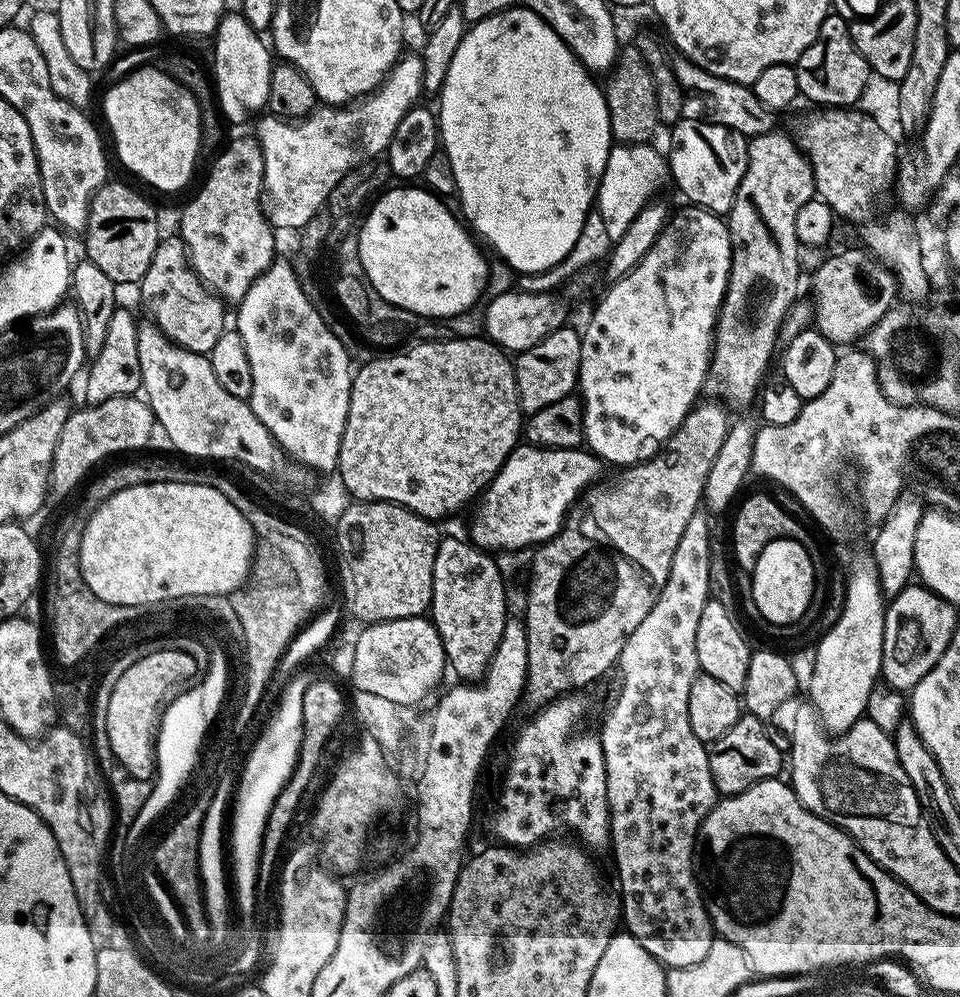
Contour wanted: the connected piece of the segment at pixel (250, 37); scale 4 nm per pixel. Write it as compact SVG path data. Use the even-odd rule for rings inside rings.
M227 13L220 20L212 38L214 42L214 70L212 78L218 107L227 123L242 124L258 108L268 102L270 74L274 58L265 39L246 22L243 13Z

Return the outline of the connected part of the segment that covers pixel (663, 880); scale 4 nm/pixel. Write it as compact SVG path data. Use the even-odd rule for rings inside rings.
M697 510L694 518L686 522L686 530L682 530L682 538L678 541L678 550L674 550L674 562L670 562L670 574L666 578L666 586L662 586L662 594L658 594L658 602L654 602L654 610L642 618L638 630L628 636L626 646L622 650L618 661L619 671L624 671L624 677L620 680L620 689L604 716L604 721L598 727L598 735L602 742L602 754L606 758L606 794L608 795L608 822L610 825L610 853L616 859L616 876L620 879L619 903L622 905L622 924L630 935L638 938L642 946L665 969L685 968L694 966L694 962L702 962L710 951L714 939L712 919L704 908L704 893L700 890L700 884L696 881L696 835L702 826L702 822L710 814L710 810L718 802L718 793L712 775L710 774L710 762L708 761L708 748L700 741L698 734L690 730L690 714L688 703L690 702L690 682L700 672L700 663L696 653L696 639L698 638L698 621L702 619L702 606L710 599L708 587L710 586L710 536L712 525L709 517L703 511Z

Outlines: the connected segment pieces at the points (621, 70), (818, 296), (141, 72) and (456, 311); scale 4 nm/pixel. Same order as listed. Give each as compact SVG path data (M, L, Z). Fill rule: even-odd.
M635 46L621 47L610 75L603 85L606 106L610 114L612 139L618 144L646 144L661 127L658 98L654 94L654 78L650 66Z
M863 246L848 248L829 260L828 257L821 259L811 276L810 303L814 309L814 328L834 346L855 345L852 343L867 336L882 314L886 314L898 300L892 271Z
M159 67L140 68L125 80L118 81L104 96L104 120L112 131L117 158L150 187L160 192L176 192L191 182L196 156L201 155L200 108L196 105L196 99L174 78L161 72Z
M400 186L384 192L376 201L371 201L372 209L368 212L364 224L359 225L358 254L366 278L378 290L386 302L402 310L410 310L417 318L424 316L457 316L465 313L476 304L480 295L485 295L488 286L489 261L484 260L480 248L475 244L473 233L447 208L445 201L427 187Z

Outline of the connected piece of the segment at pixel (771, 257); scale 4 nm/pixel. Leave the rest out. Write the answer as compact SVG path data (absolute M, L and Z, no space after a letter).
M779 130L764 132L748 140L746 174L736 191L732 208L726 214L728 233L732 239L732 269L726 286L720 314L716 318L716 335L712 341L712 355L708 361L708 377L703 391L723 402L729 409L753 407L758 393L769 375L776 344L781 343L780 327L786 314L797 303L800 292L800 253L802 245L796 233L798 210L816 196L816 179L807 156L791 135Z

